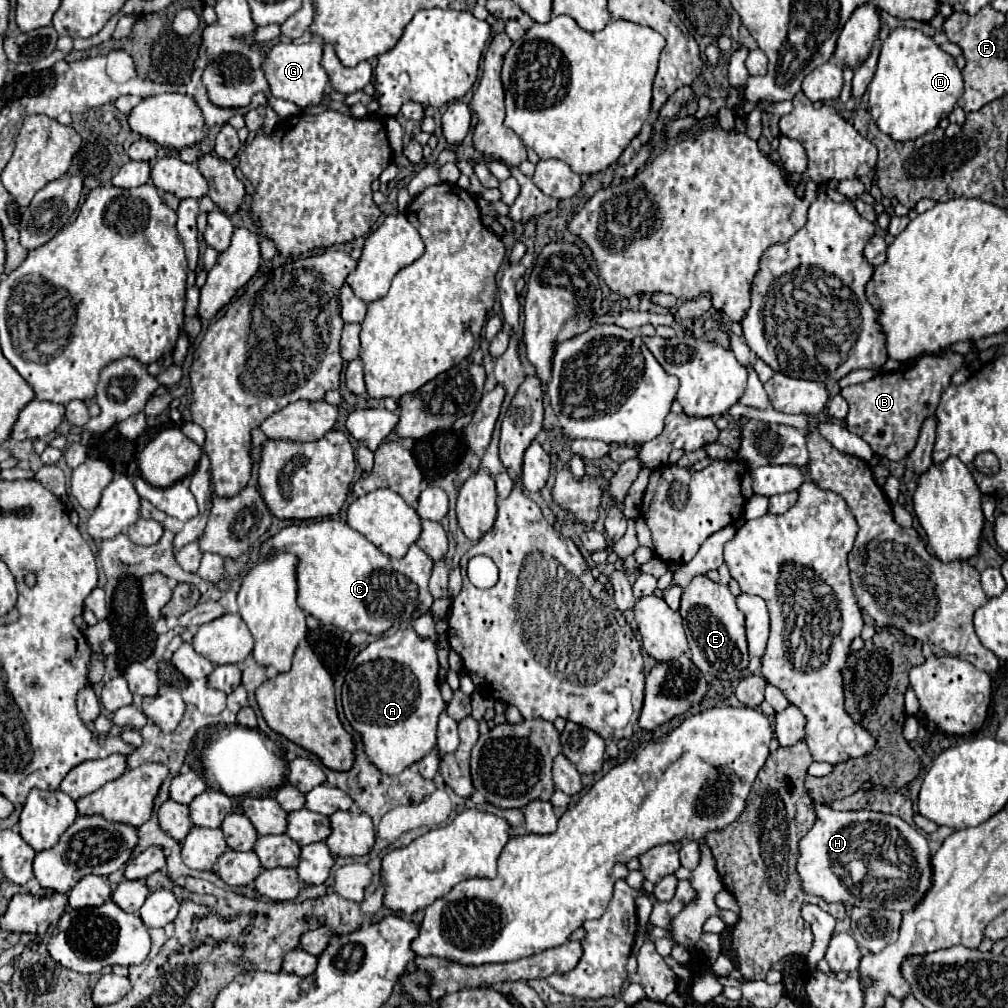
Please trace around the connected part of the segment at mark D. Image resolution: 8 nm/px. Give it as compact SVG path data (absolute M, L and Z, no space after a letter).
M897 28L883 42L877 70L873 82L867 88L867 94L869 94L869 112L877 122L879 130L893 140L905 142L927 134L939 124L941 118L947 118L951 114L951 110L957 104L957 98L963 94L963 78L961 70L955 66L955 58L943 52L929 36L911 28Z

